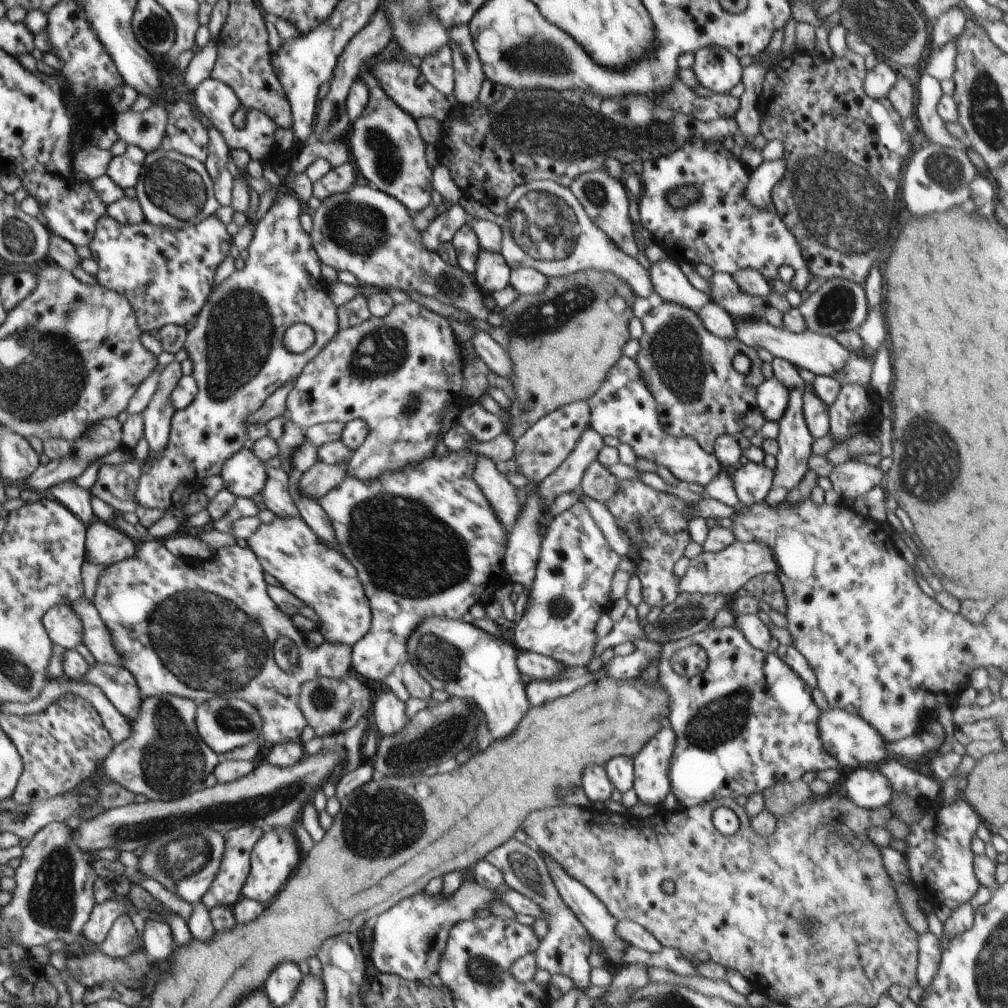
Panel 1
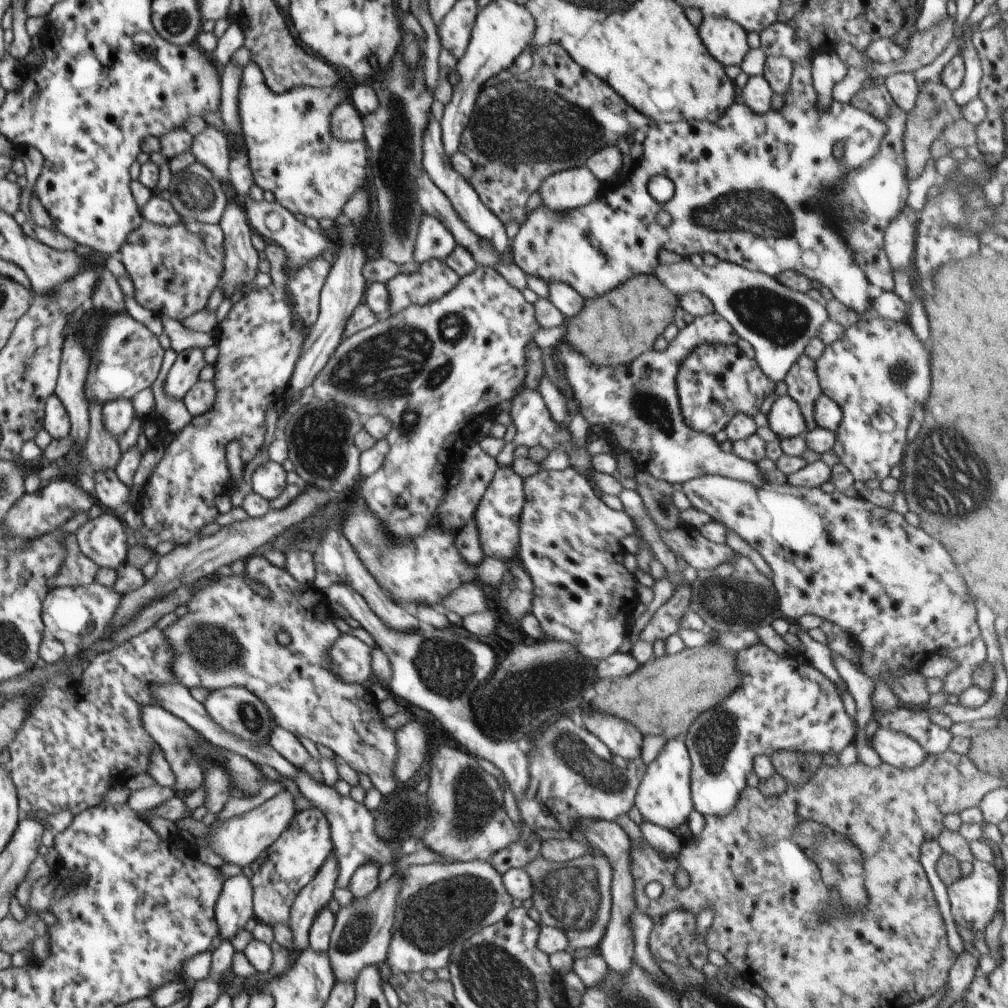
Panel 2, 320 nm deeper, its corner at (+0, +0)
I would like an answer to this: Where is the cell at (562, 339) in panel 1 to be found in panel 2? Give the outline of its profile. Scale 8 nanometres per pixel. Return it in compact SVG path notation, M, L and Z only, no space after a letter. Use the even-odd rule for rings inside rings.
M652 274L636 276L620 284L616 290L612 290L606 296L585 299L582 310L571 318L568 333L563 337L562 342L568 343L596 366L618 366L632 362L641 354L651 351L658 336L666 330L668 324L674 322L674 310L680 306L679 298L679 295L664 286L658 277Z

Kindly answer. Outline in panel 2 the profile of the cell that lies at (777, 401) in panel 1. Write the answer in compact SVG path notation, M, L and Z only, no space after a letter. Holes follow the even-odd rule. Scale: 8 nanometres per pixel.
M789 395L779 396L767 414L768 426L780 440L783 438L805 436L807 422L799 404Z

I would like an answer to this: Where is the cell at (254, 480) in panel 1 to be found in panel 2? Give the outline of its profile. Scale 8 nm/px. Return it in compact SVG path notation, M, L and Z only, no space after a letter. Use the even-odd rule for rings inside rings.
M274 461L266 462L263 466L256 468L252 474L253 492L273 501L288 486L286 473L281 464Z

